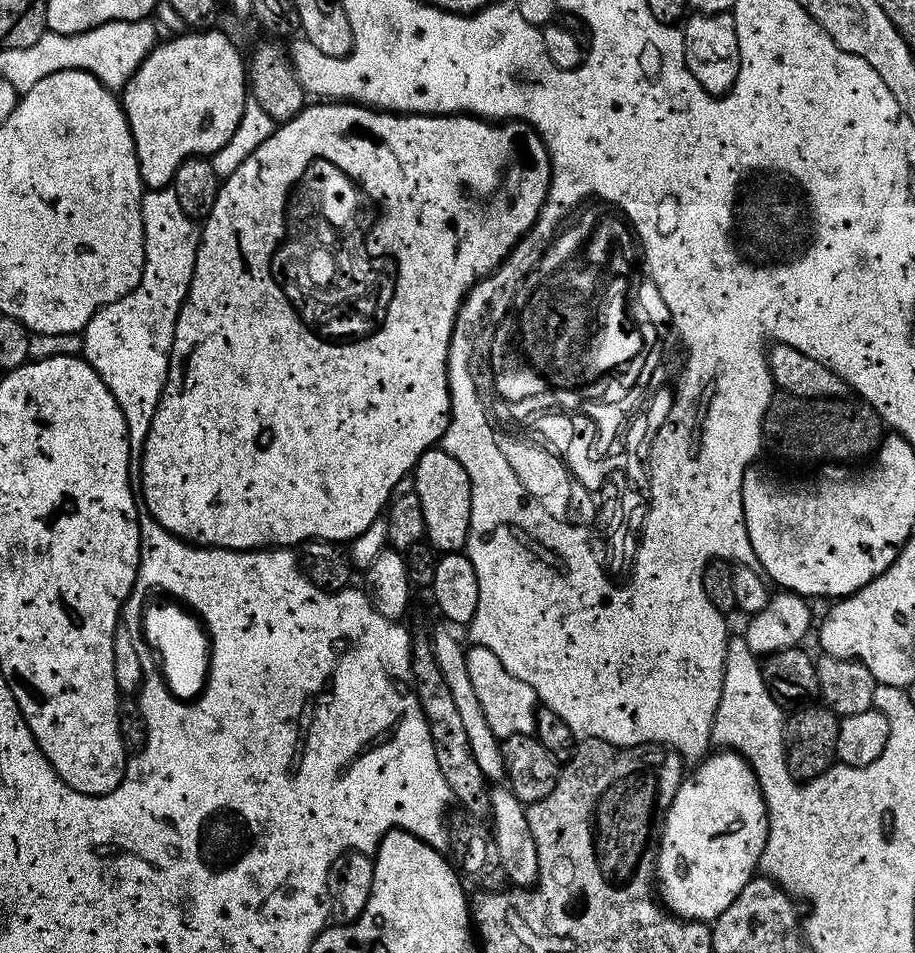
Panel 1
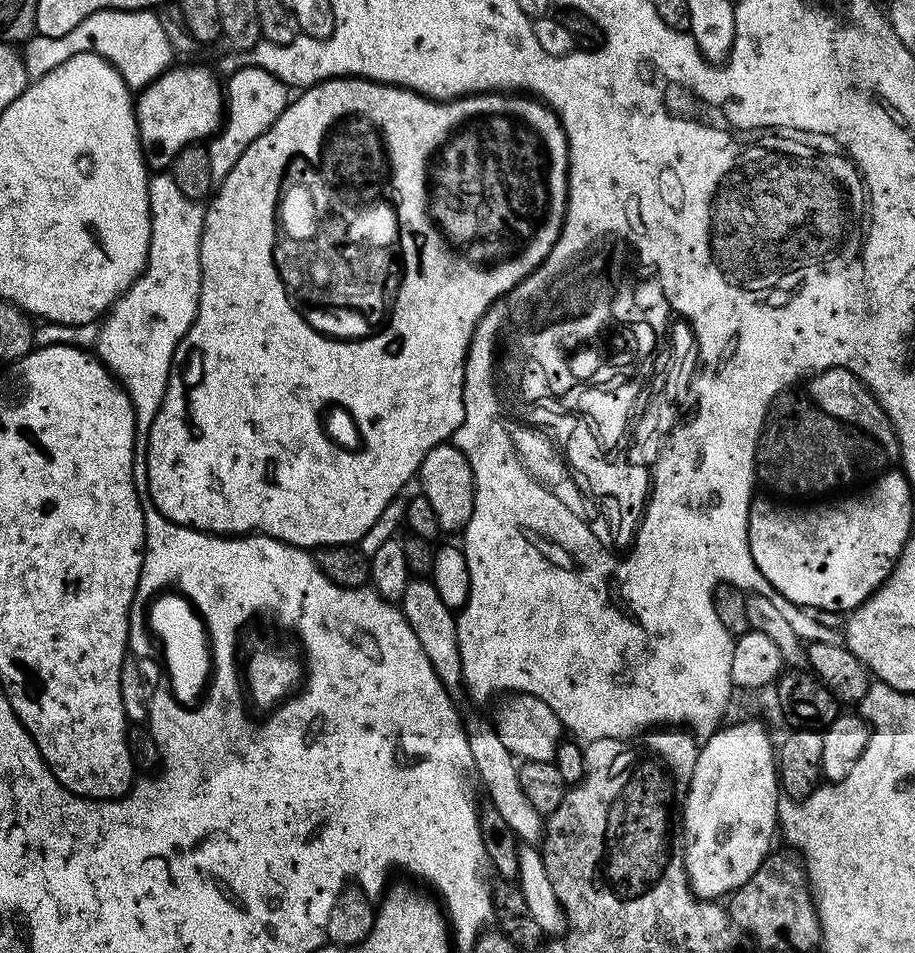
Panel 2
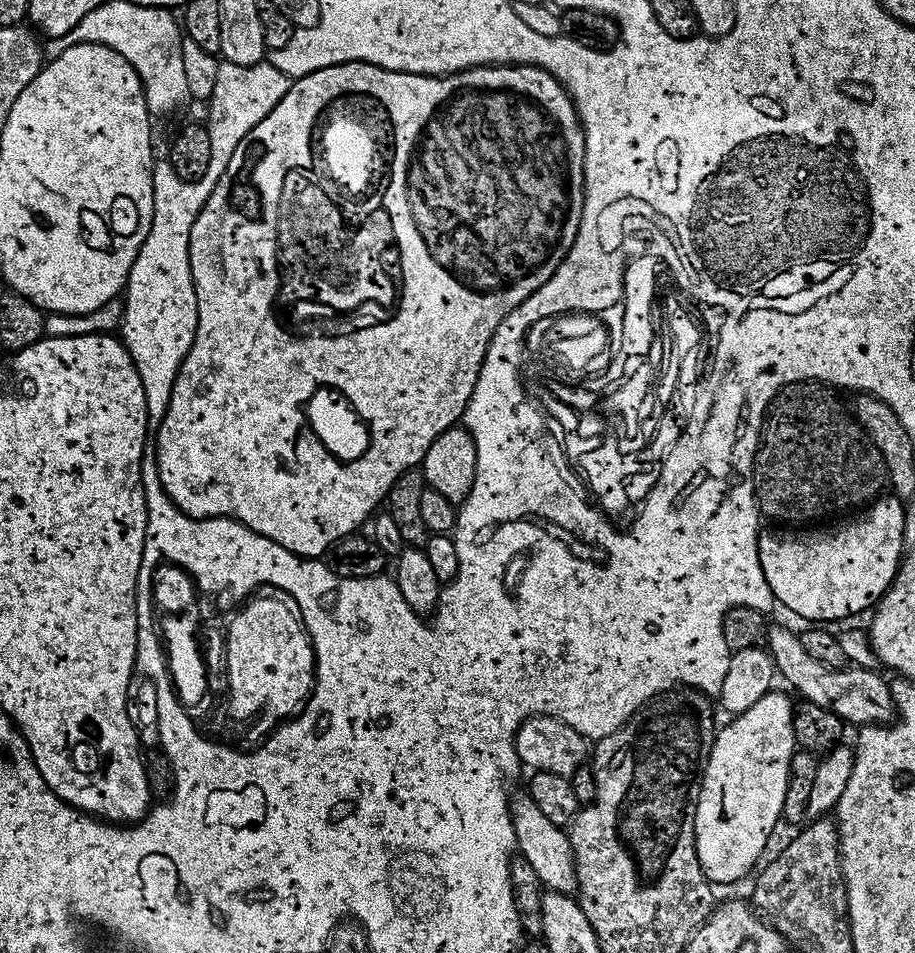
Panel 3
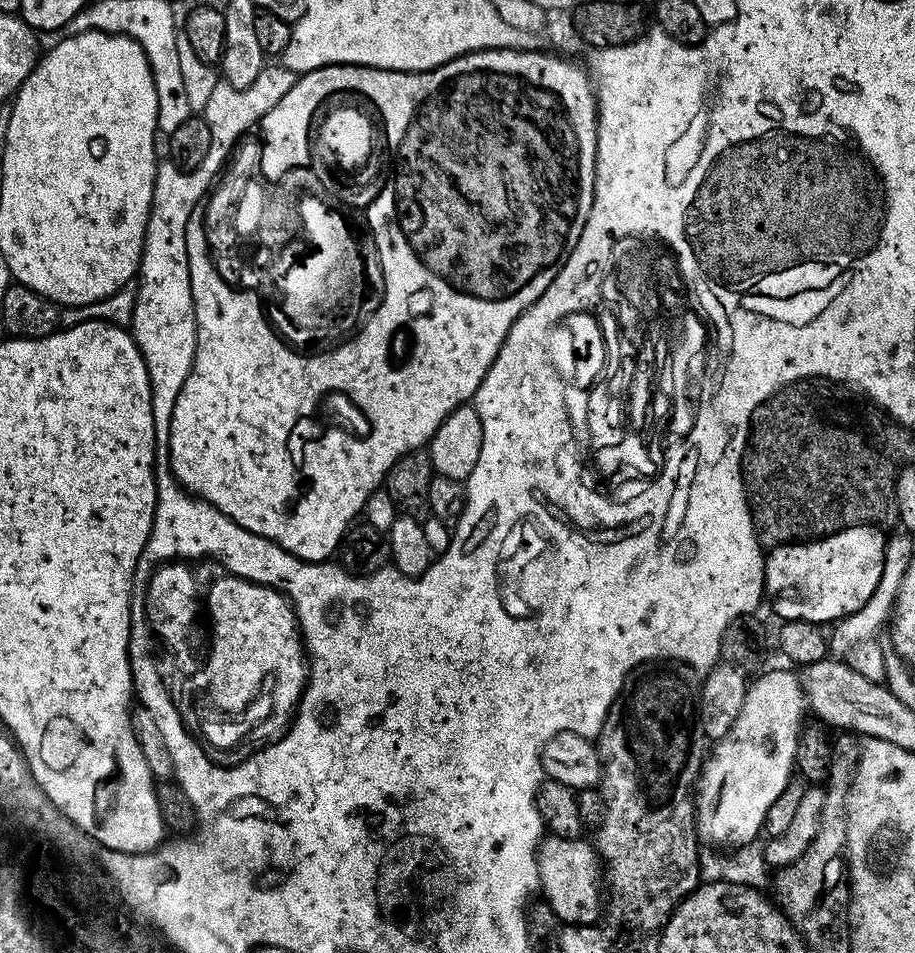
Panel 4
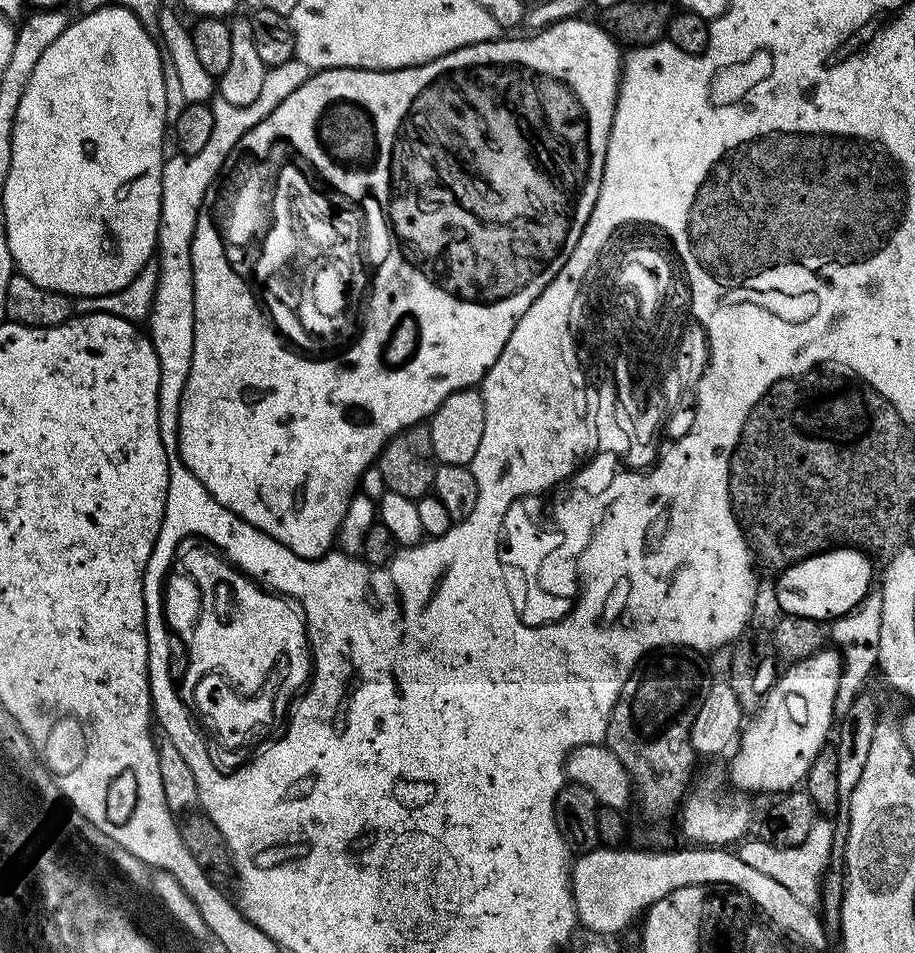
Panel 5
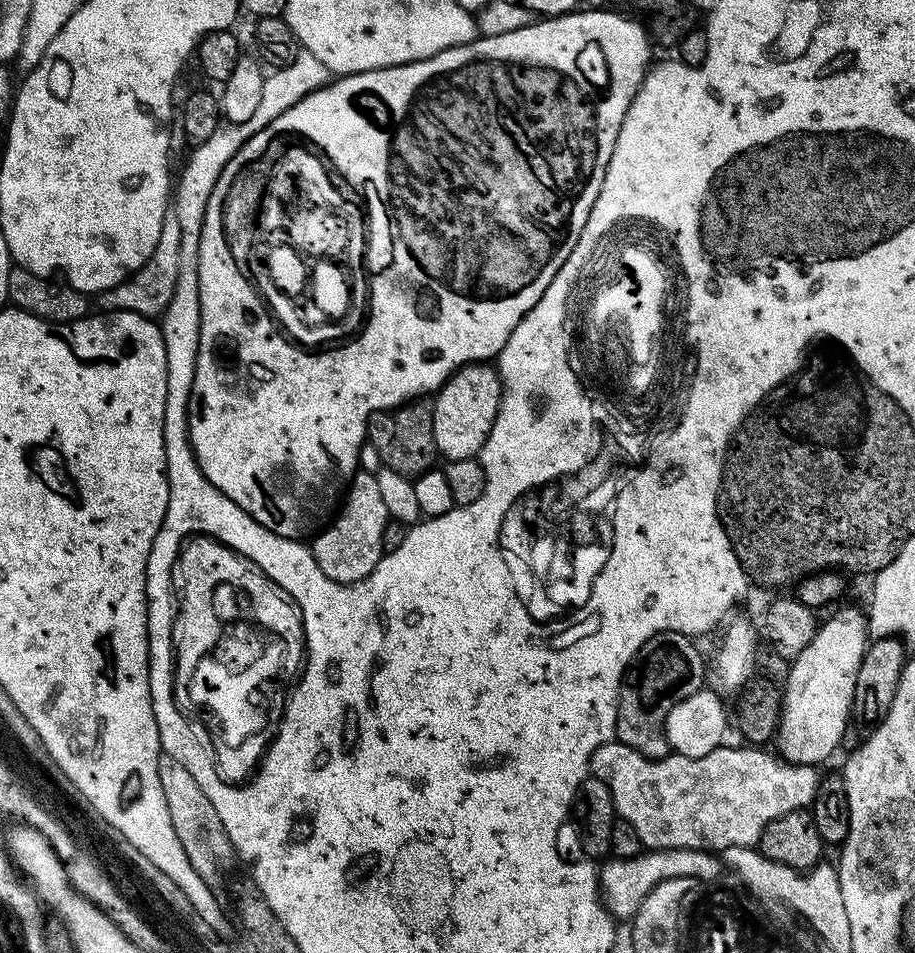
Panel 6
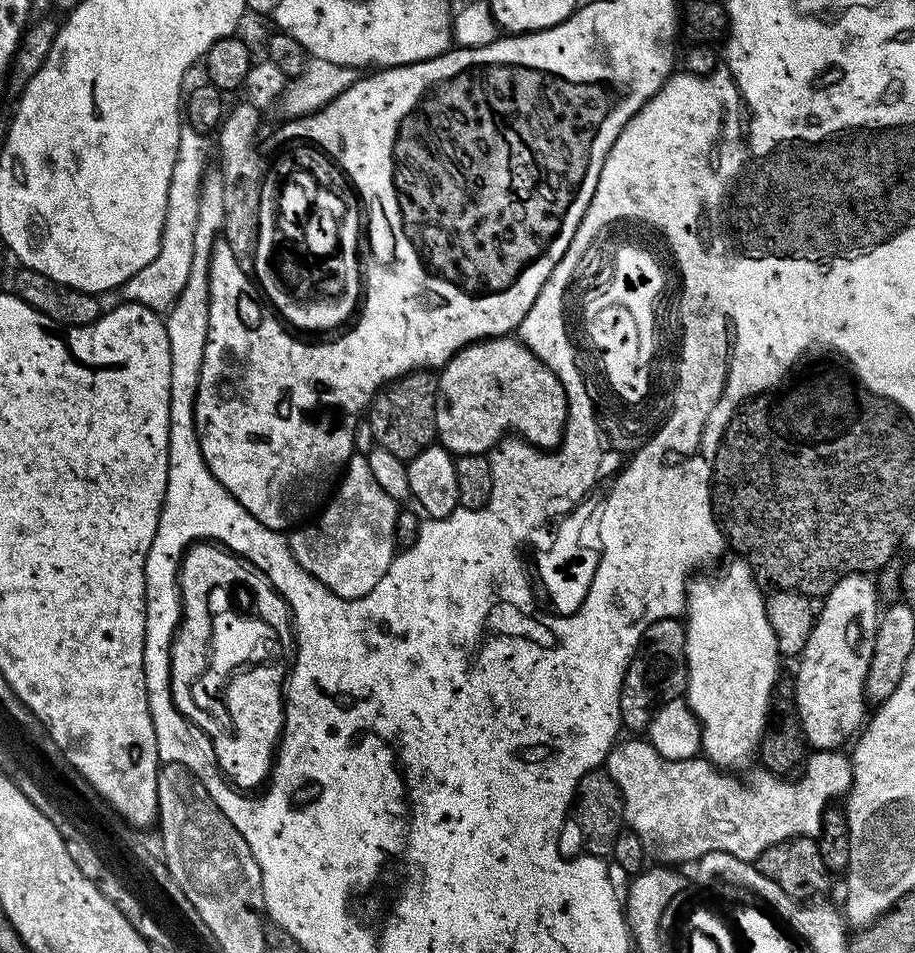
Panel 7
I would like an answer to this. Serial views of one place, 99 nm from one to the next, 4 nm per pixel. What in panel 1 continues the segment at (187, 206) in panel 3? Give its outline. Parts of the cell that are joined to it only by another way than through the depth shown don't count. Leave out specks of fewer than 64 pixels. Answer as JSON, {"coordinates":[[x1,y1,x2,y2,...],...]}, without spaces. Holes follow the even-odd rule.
{"coordinates":[[172,187,149,188,142,202,142,226,144,227,144,269,138,286,130,294,110,302,95,312,82,333,30,335,29,357,45,360,55,356,71,356,79,353,80,339,84,339,83,359,87,360,106,382,114,402,122,410,128,427,128,441,132,449,128,455,130,490,139,493,142,462,140,449,150,434,150,422,154,422,154,410,162,398,164,383,168,377,168,355,172,352,174,326,184,305,188,287,194,274,196,251,200,245,197,221,182,210]]}

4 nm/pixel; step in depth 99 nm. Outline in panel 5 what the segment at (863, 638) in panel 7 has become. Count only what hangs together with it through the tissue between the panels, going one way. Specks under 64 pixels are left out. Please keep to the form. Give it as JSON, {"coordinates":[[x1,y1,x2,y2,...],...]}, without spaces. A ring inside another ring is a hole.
{"coordinates":[[832,646,825,647,810,658,783,670,784,677,781,680,779,677,767,689,755,713,757,716,747,721,731,753,730,784,733,789,736,787,744,792,775,794,791,792,799,785,796,784,799,780,801,783,807,777,810,762,814,762,816,755,829,743,834,728,832,711,835,692,841,674,839,651]]}

